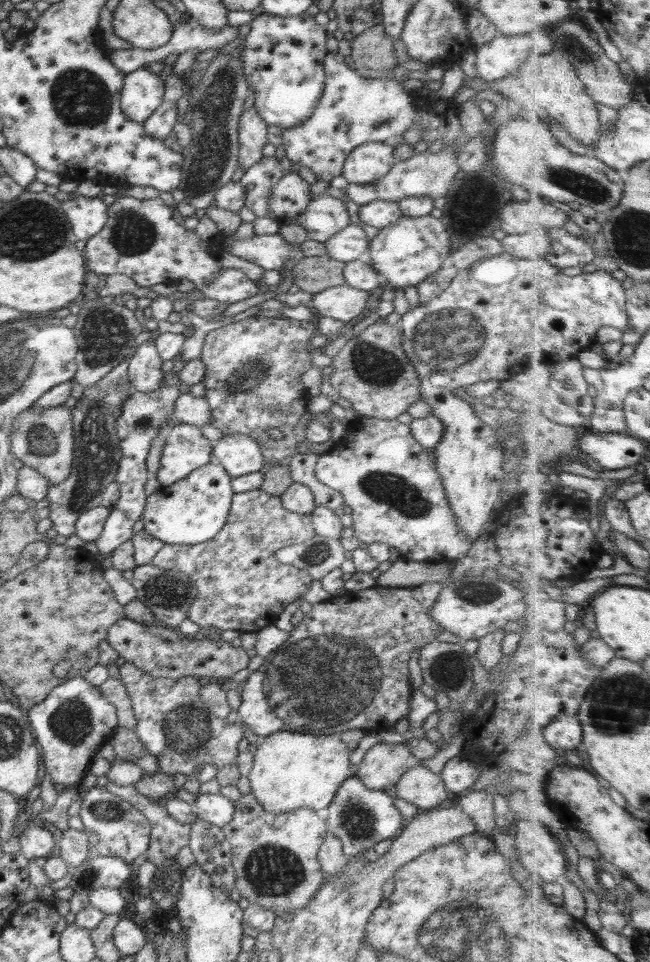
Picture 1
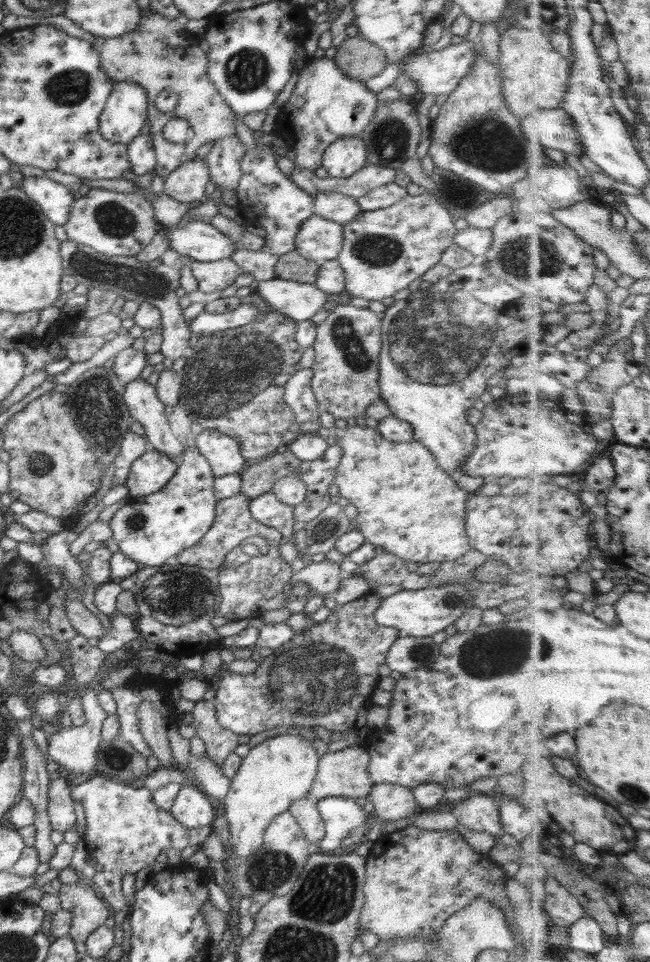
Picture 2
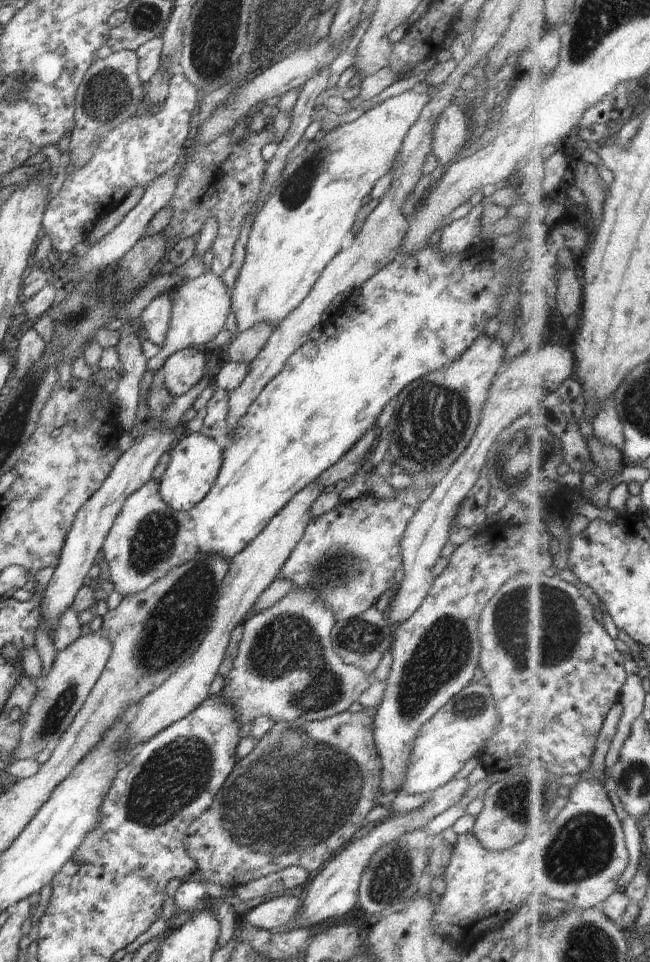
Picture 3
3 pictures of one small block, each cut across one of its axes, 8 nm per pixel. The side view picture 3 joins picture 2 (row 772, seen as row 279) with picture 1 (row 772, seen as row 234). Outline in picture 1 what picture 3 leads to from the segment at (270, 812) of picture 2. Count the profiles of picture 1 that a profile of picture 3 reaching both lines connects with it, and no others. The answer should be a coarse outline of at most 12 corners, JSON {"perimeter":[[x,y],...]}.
{"perimeter":[[283,730],[247,776],[278,816],[328,807],[350,776],[339,734]]}

